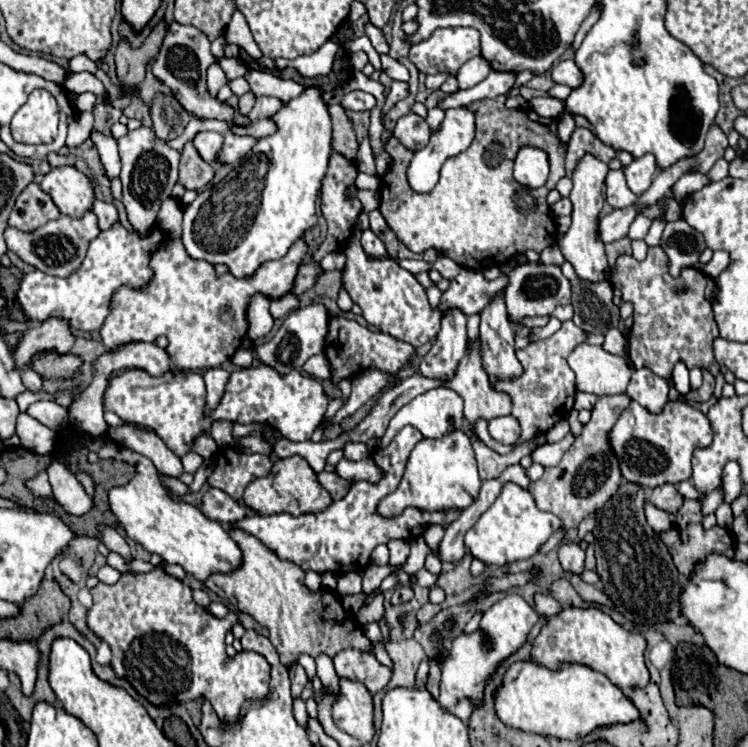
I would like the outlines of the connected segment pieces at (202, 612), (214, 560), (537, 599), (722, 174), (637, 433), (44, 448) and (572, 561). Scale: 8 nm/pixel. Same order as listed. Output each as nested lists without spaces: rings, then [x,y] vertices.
[[[156,567],[148,574],[124,572],[116,584],[98,582],[90,594],[94,598],[94,606],[88,612],[90,630],[112,648],[112,668],[116,676],[126,678],[134,690],[152,704],[184,704],[194,698],[206,698],[224,722],[232,722],[238,720],[244,700],[264,698],[268,694],[270,668],[262,656],[245,650],[237,658],[226,654],[225,636],[238,622],[236,610],[228,612],[222,620],[212,616],[206,608],[192,600],[192,588],[188,584],[166,574],[162,568]]]
[[[122,448],[122,460],[136,468],[136,476],[122,488],[110,488],[110,510],[124,526],[128,538],[142,544],[150,554],[160,554],[164,562],[180,564],[202,582],[212,572],[232,572],[240,564],[240,548],[228,536],[228,530],[206,518],[192,504],[172,500],[158,478],[158,470],[146,456]]]
[[[536,592],[534,594],[534,604],[532,604],[534,612],[538,616],[554,616],[556,612],[560,612],[560,604],[554,600],[552,594],[542,594],[542,592]]]
[[[720,158],[714,166],[712,166],[712,170],[708,172],[708,178],[710,180],[722,180],[722,178],[726,178],[728,176],[728,162],[724,160],[724,158]]]
[[[632,400],[630,406],[618,416],[614,428],[608,432],[608,444],[618,458],[622,478],[644,488],[690,480],[692,454],[698,448],[708,448],[712,444],[712,438],[714,430],[708,416],[684,400],[668,400],[658,414]]]
[[[20,414],[18,416],[18,422],[16,422],[16,434],[20,436],[22,440],[22,446],[30,452],[36,452],[36,454],[52,454],[56,448],[56,440],[58,440],[58,434],[52,432],[50,428],[42,426],[38,420],[30,418],[28,414]]]
[[[562,544],[560,550],[558,550],[558,558],[560,558],[560,564],[566,572],[576,572],[576,574],[582,574],[584,570],[584,550],[578,546],[578,544]]]

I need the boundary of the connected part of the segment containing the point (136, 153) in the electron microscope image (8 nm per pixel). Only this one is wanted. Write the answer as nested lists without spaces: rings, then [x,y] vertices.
[[[138,128],[118,138],[118,150],[122,158],[122,172],[120,172],[120,180],[124,186],[122,202],[126,206],[128,220],[134,232],[146,238],[152,232],[152,226],[156,224],[160,202],[170,196],[172,186],[178,182],[180,152],[170,148],[164,140],[152,136],[152,128]]]

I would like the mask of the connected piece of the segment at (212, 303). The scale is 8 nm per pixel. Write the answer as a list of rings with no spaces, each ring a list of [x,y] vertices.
[[[304,238],[296,240],[292,244],[292,248],[288,250],[288,254],[280,260],[268,260],[264,262],[252,276],[246,278],[236,278],[230,272],[218,276],[214,266],[204,262],[204,260],[194,260],[188,256],[182,240],[166,240],[160,244],[160,248],[152,254],[150,258],[150,266],[152,266],[152,280],[144,286],[144,288],[128,288],[128,286],[120,286],[110,300],[110,314],[104,320],[104,326],[100,330],[102,334],[102,342],[108,350],[118,348],[122,344],[128,342],[154,342],[158,336],[166,336],[168,338],[168,346],[166,352],[172,360],[172,364],[178,370],[200,370],[200,368],[216,368],[222,362],[230,360],[232,354],[236,352],[236,348],[240,346],[240,342],[246,336],[248,330],[248,320],[246,320],[246,310],[248,304],[252,300],[254,294],[264,294],[270,300],[282,298],[286,294],[292,292],[294,288],[294,280],[296,280],[296,272],[298,266],[302,264],[304,256],[308,254],[308,244]]]

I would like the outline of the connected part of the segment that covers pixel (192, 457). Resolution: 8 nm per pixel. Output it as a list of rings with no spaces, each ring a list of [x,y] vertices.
[[[188,452],[188,456],[182,458],[182,464],[184,464],[184,470],[194,474],[200,466],[202,466],[202,458],[196,454],[196,452]]]

